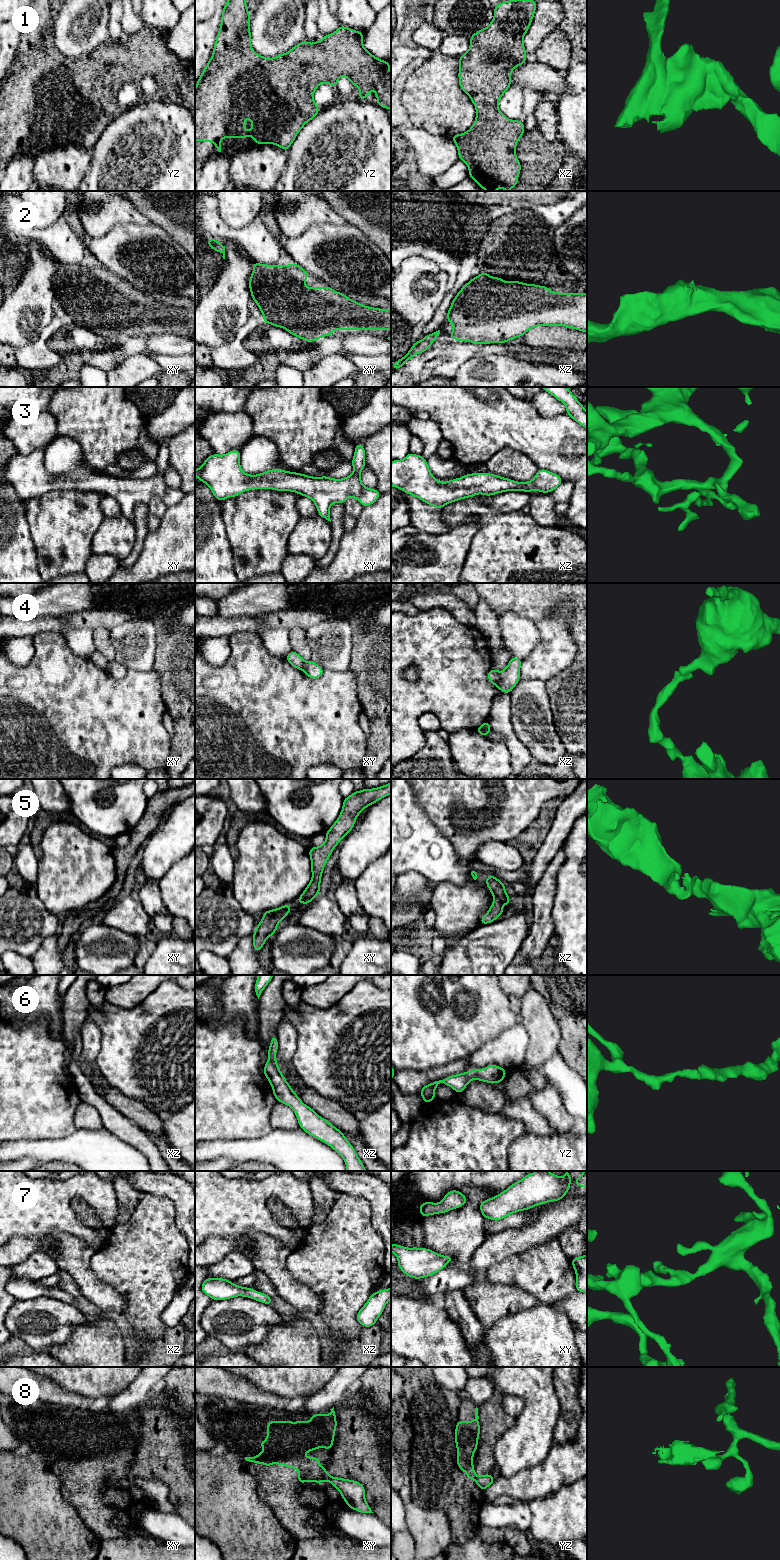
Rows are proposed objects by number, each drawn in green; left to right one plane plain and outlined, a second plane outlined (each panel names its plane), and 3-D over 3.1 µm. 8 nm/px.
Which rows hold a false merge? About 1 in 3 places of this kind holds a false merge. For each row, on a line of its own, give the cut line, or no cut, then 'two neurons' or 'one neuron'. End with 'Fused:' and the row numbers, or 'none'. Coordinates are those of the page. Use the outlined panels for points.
1: no cut; one neuron
2: no cut; one neuron
3: no cut; one neuron
4: cut in xz along (499, 672), (499, 683), (497, 686); two neurons
5: no cut; one neuron
6: no cut; one neuron
7: no cut; one neuron
8: cut in xy along (331, 1476), (328, 1481); two neurons
Fused: 4, 8

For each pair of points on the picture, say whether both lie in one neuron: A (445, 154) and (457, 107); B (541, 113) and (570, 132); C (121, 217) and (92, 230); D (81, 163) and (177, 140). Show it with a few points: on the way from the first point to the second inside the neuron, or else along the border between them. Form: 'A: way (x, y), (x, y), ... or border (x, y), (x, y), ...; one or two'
A: border (427, 131), (432, 134), (443, 134), (450, 137); two
B: border (556, 105), (559, 139); two
C: way (114, 217), (105, 217), (99, 223); one
D: border (91, 152), (91, 162), (83, 177); two

